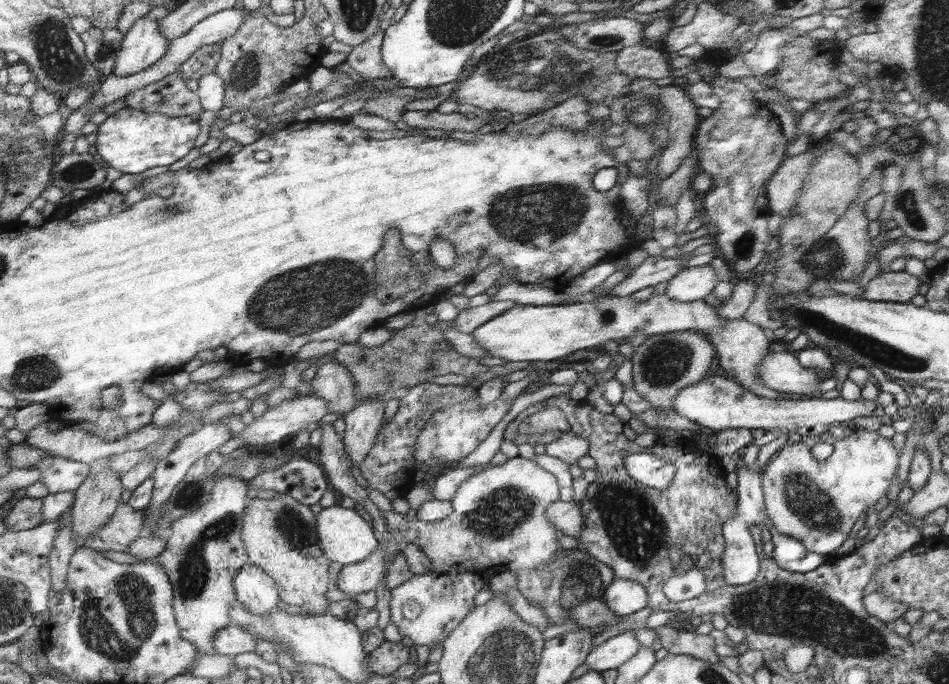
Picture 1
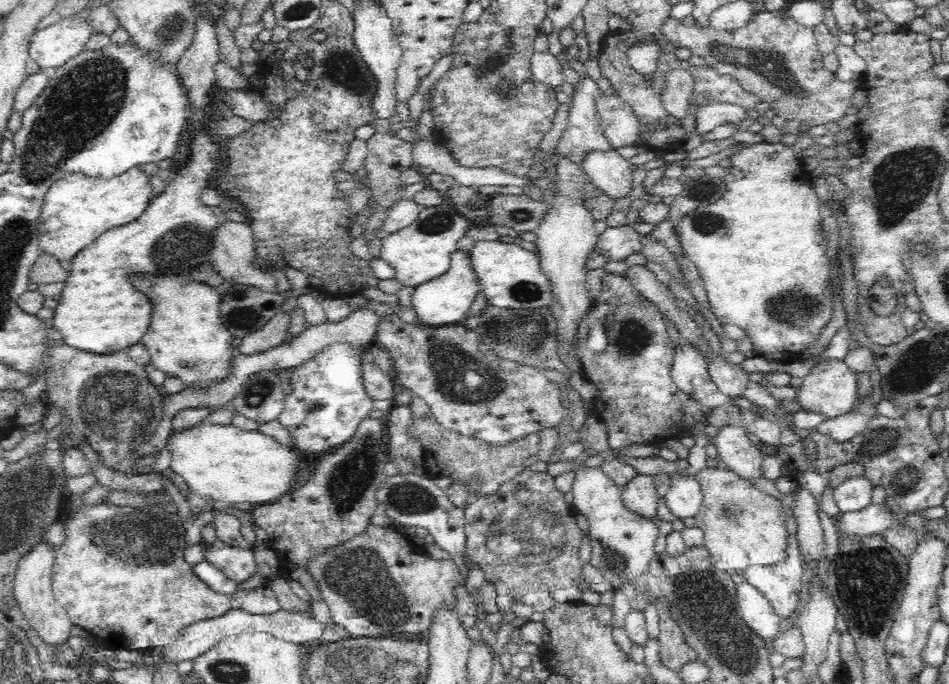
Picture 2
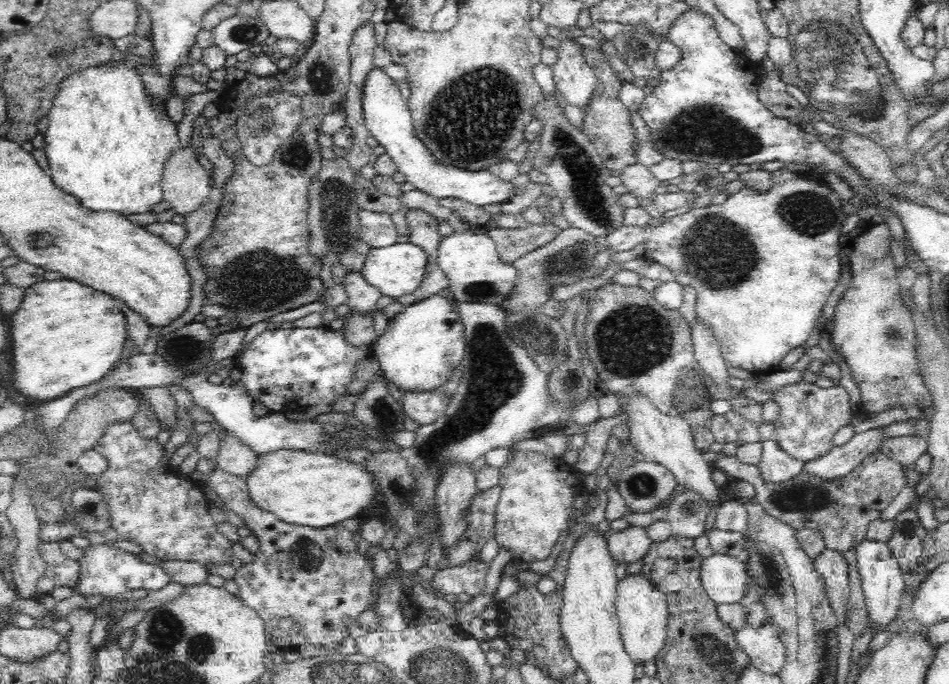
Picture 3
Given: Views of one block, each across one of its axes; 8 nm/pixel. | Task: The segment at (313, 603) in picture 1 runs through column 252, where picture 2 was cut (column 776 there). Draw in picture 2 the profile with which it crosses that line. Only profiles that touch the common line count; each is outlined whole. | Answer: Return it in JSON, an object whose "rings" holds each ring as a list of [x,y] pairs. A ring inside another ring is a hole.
{"rings":[[[723,465],[705,467],[695,476],[702,488],[703,499],[693,517],[695,526],[703,530],[703,544],[710,551],[714,566],[729,575],[742,575],[749,567],[778,563],[788,550],[783,499],[760,492]]]}

